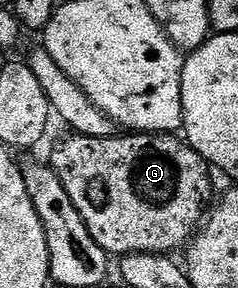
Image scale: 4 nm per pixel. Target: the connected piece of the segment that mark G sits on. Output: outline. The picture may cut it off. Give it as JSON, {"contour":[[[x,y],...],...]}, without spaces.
{"contour":[[[118,133],[109,139],[88,139],[84,135],[74,135],[69,138],[70,139],[64,140],[63,143],[55,149],[52,166],[54,172],[60,177],[60,181],[68,193],[68,197],[72,197],[72,205],[76,205],[80,217],[85,221],[88,233],[96,241],[96,245],[100,245],[100,249],[106,251],[107,256],[164,255],[174,253],[177,247],[183,246],[182,248],[185,248],[187,246],[188,240],[195,234],[196,228],[203,218],[202,206],[205,205],[206,198],[210,195],[209,173],[211,174],[207,164],[191,149],[189,143],[170,133]]]}

